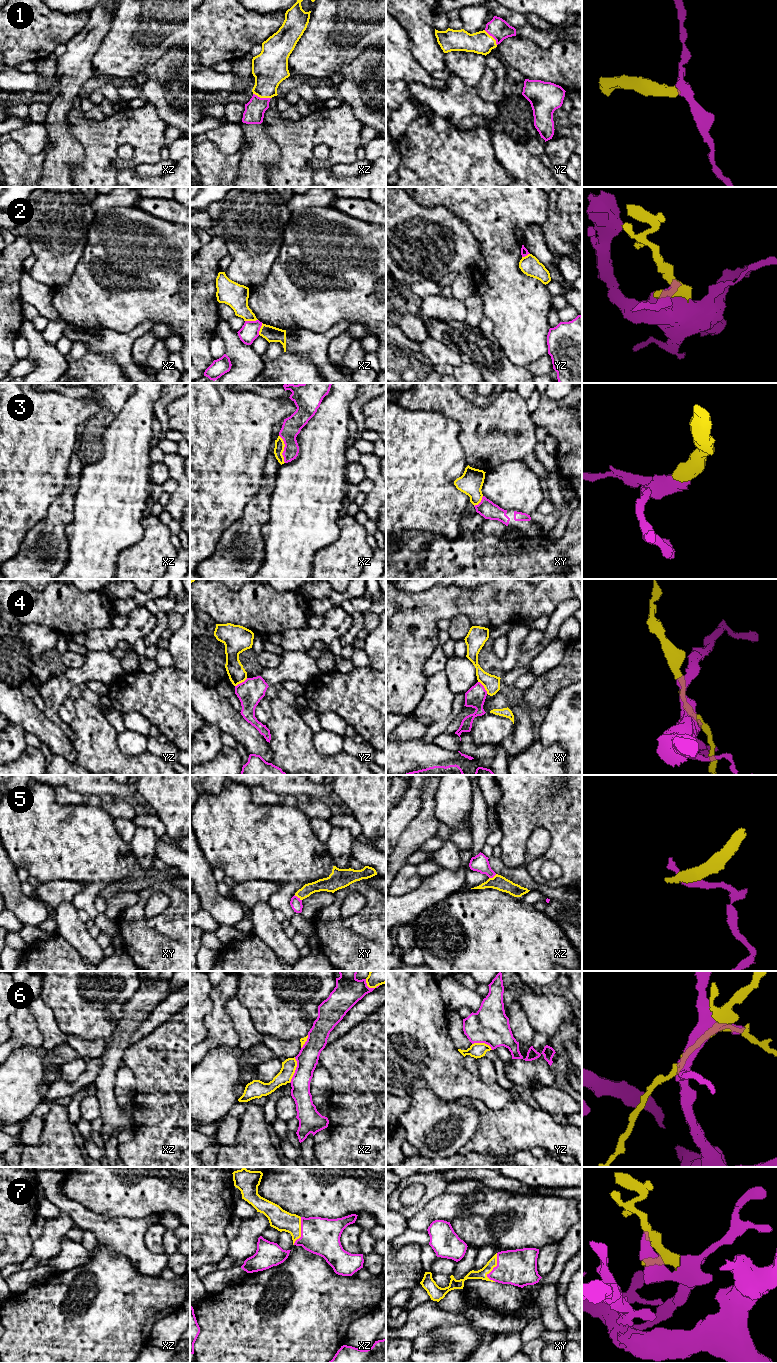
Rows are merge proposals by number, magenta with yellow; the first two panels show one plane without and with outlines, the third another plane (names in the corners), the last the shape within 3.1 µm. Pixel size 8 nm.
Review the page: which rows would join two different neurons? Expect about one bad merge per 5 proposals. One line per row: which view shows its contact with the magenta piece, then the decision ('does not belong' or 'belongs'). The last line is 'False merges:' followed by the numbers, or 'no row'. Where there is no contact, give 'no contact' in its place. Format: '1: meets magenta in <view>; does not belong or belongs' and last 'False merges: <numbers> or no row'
1: meets magenta in xz; belongs
2: meets magenta in xz; does not belong
3: meets magenta in xz; belongs
4: meets magenta in xy; does not belong
5: meets magenta in xy; does not belong
6: meets magenta in xz; does not belong
7: meets magenta in xy; belongs
False merges: 2, 4, 5, 6

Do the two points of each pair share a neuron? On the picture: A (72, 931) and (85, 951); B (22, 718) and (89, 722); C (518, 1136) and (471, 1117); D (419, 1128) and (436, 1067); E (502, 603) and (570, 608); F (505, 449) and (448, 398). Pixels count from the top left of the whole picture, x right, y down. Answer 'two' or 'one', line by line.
A: one
B: two
C: two
D: two
E: two
F: one

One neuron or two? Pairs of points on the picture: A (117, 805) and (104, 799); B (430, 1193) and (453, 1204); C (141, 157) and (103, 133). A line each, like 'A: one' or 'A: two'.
A: two
B: two
C: one

